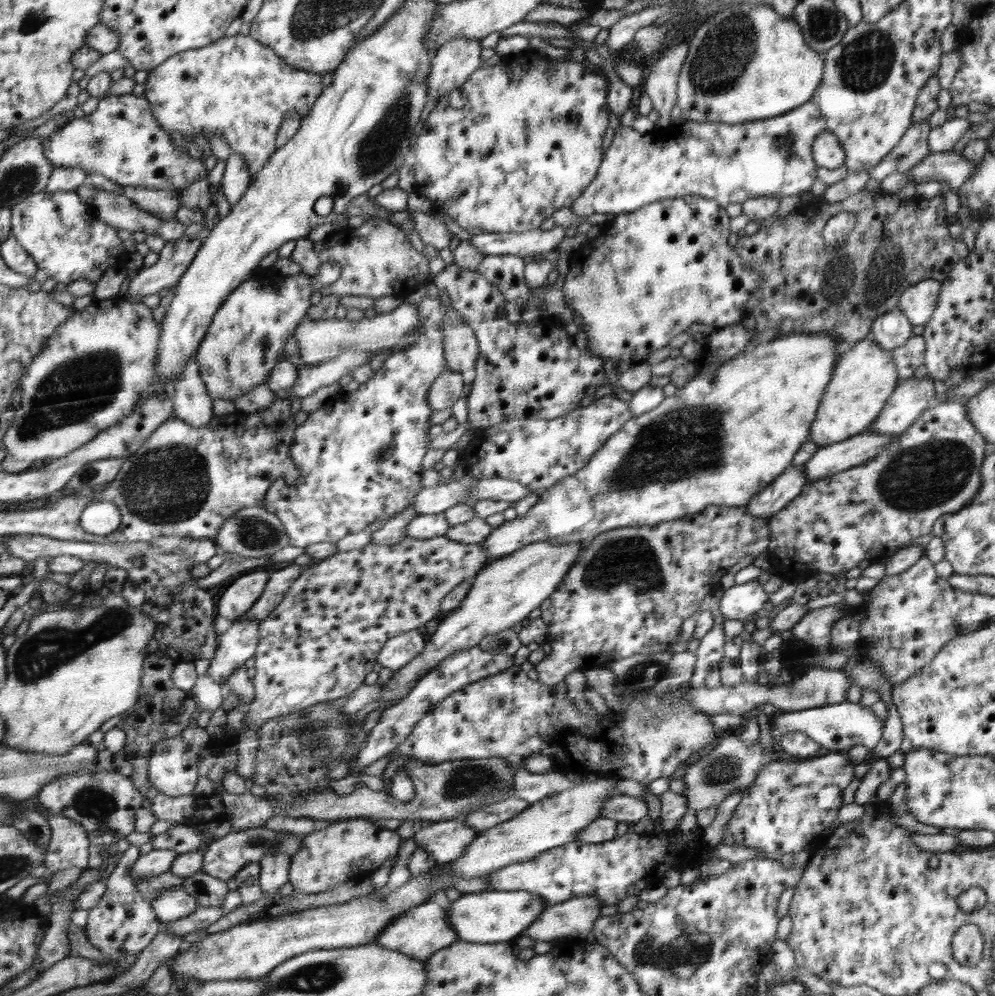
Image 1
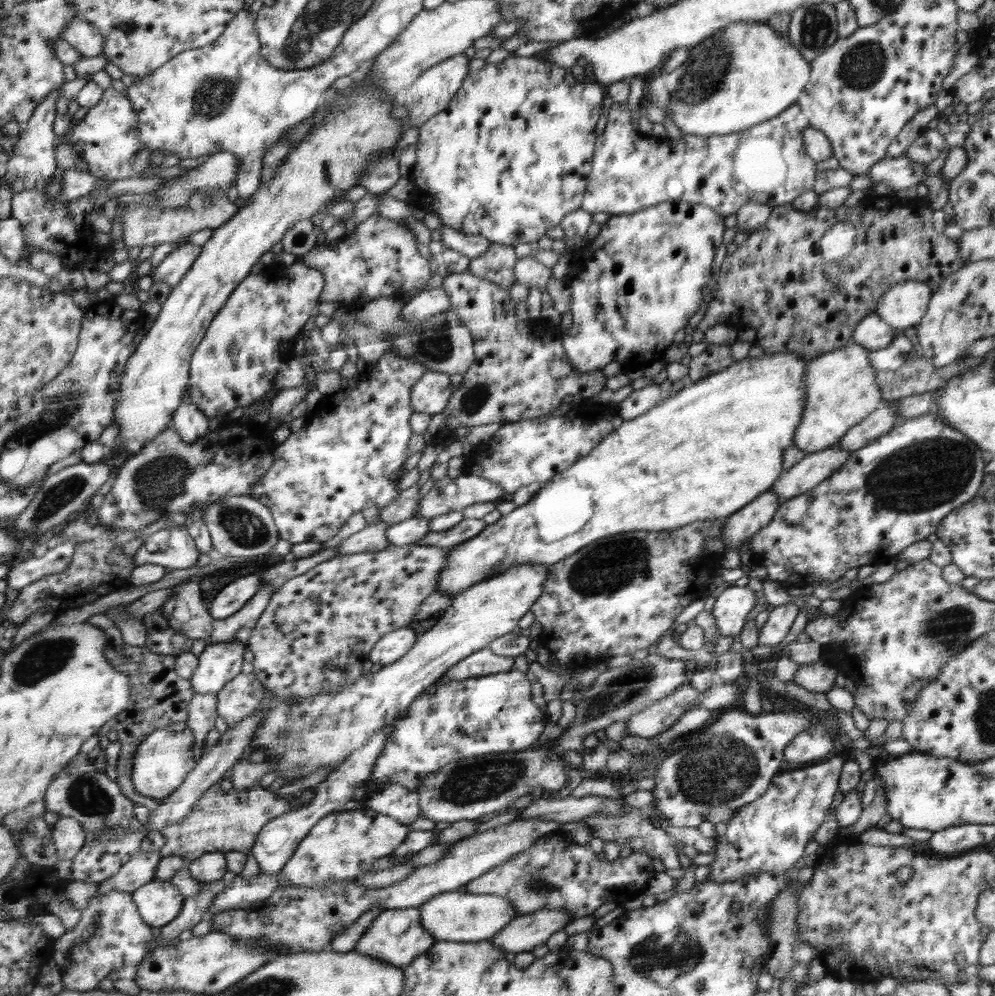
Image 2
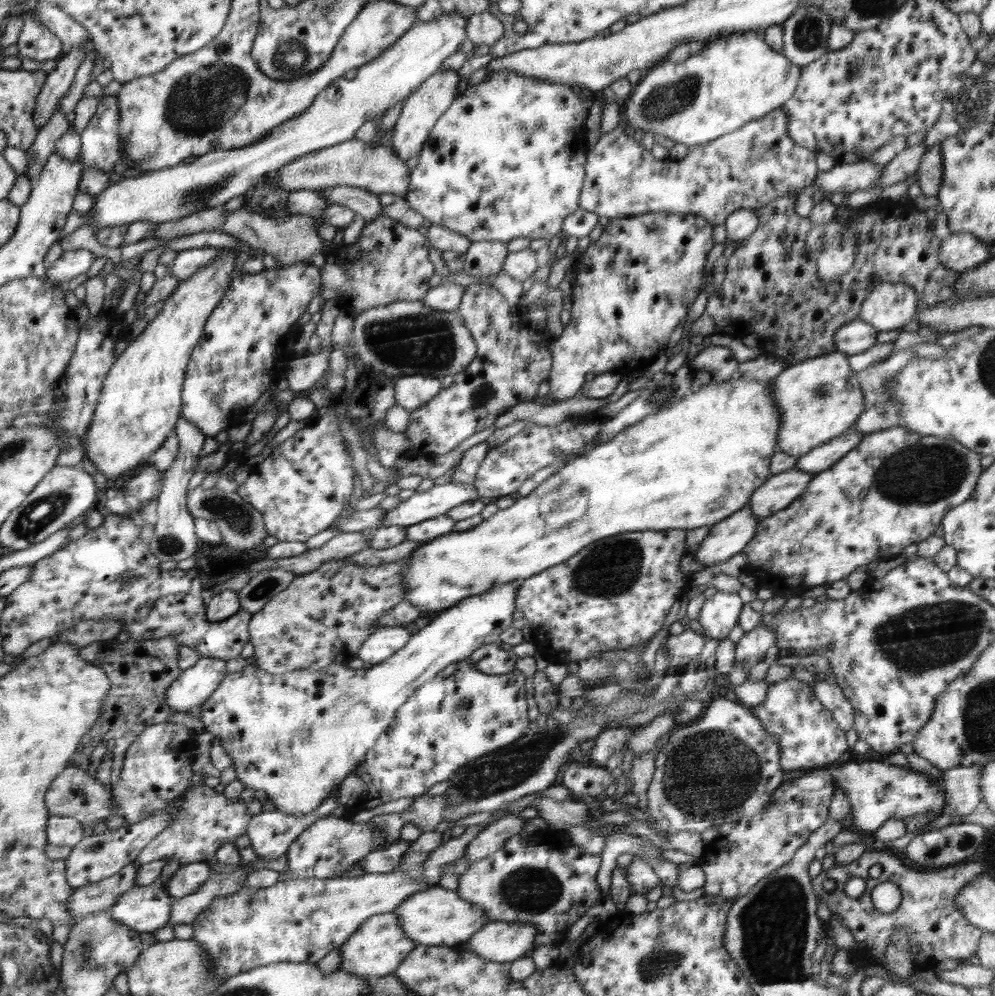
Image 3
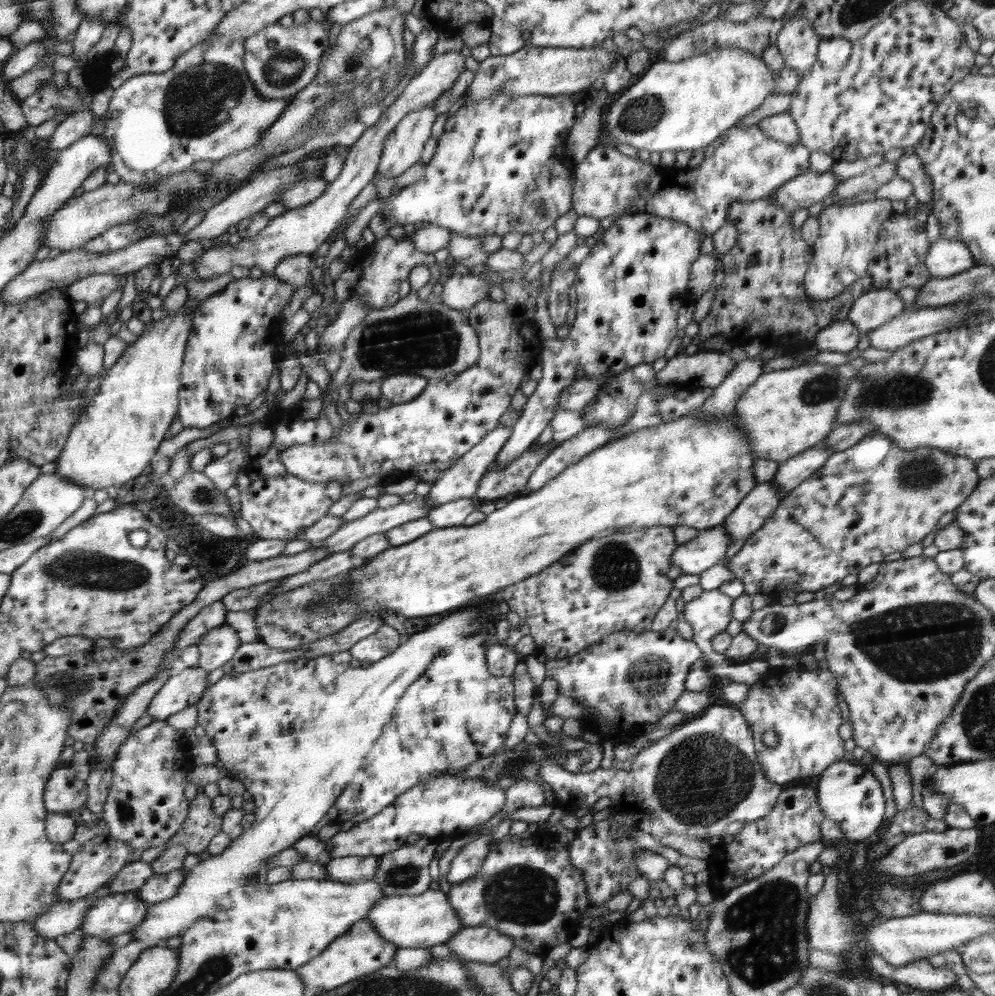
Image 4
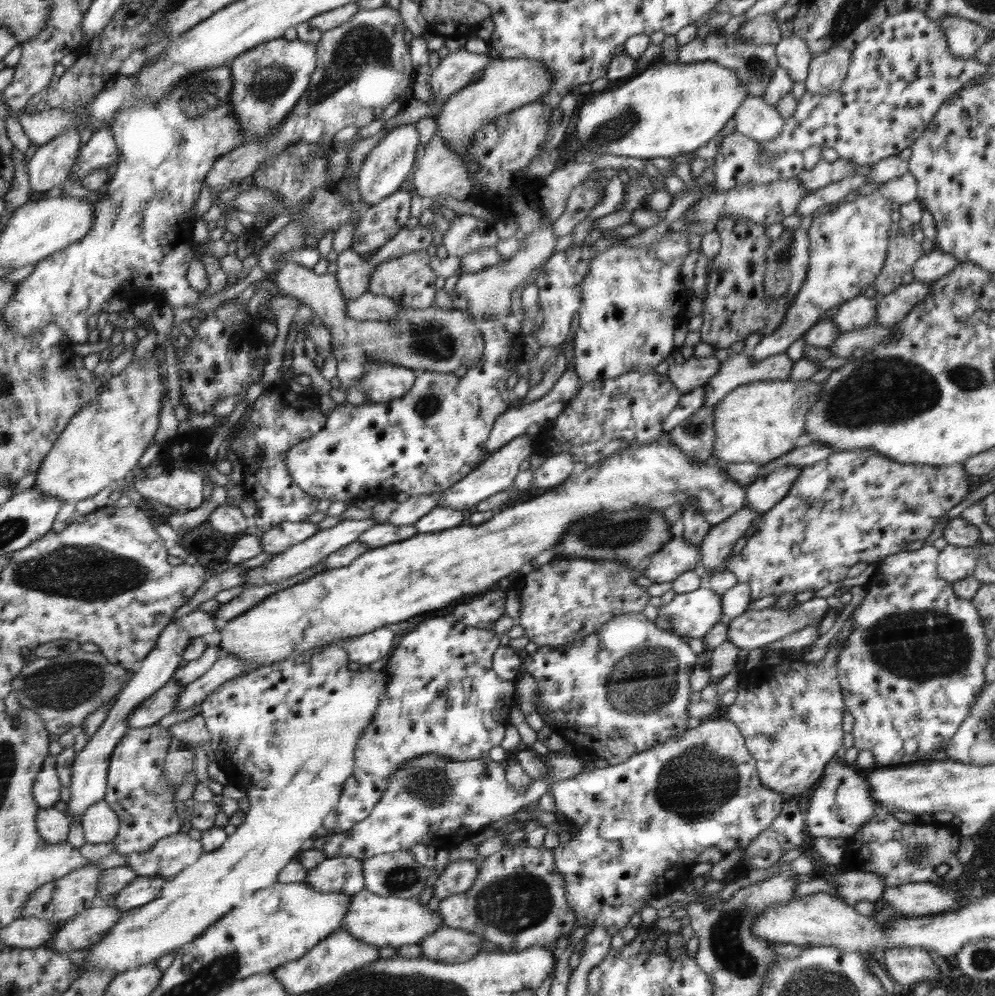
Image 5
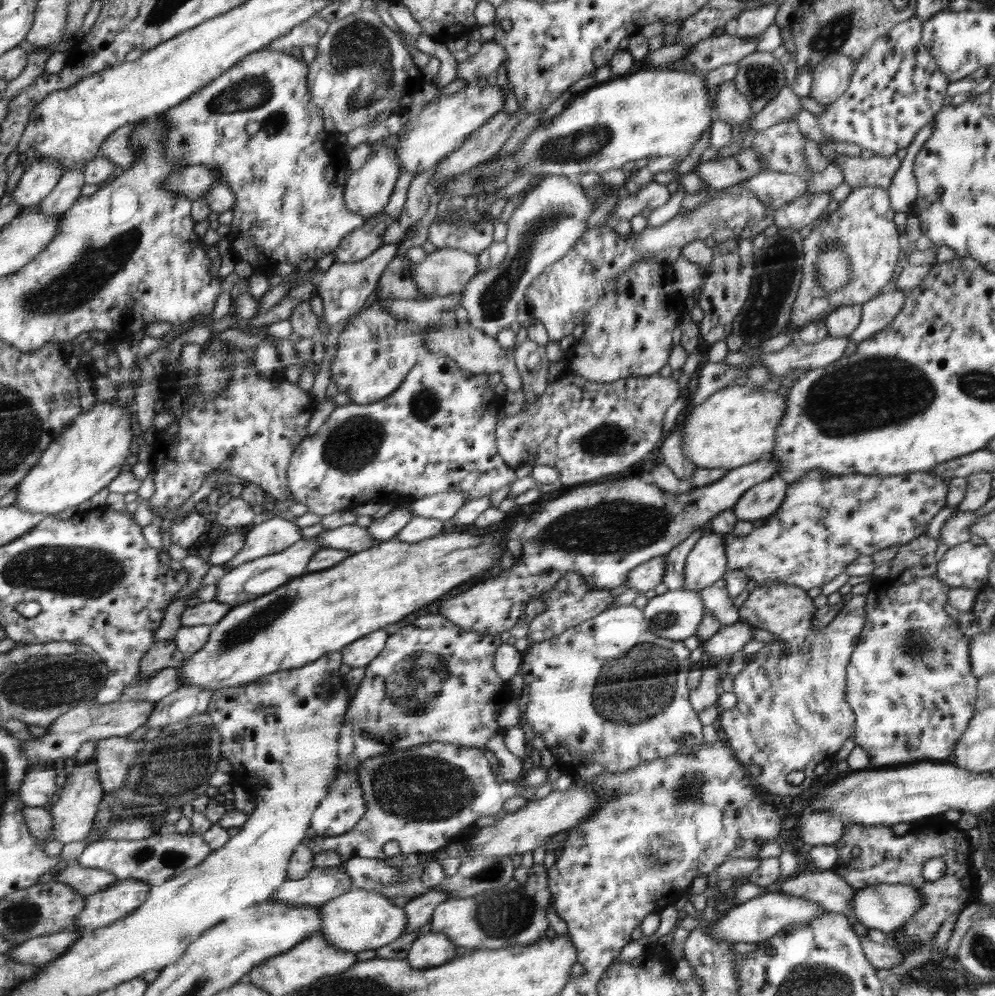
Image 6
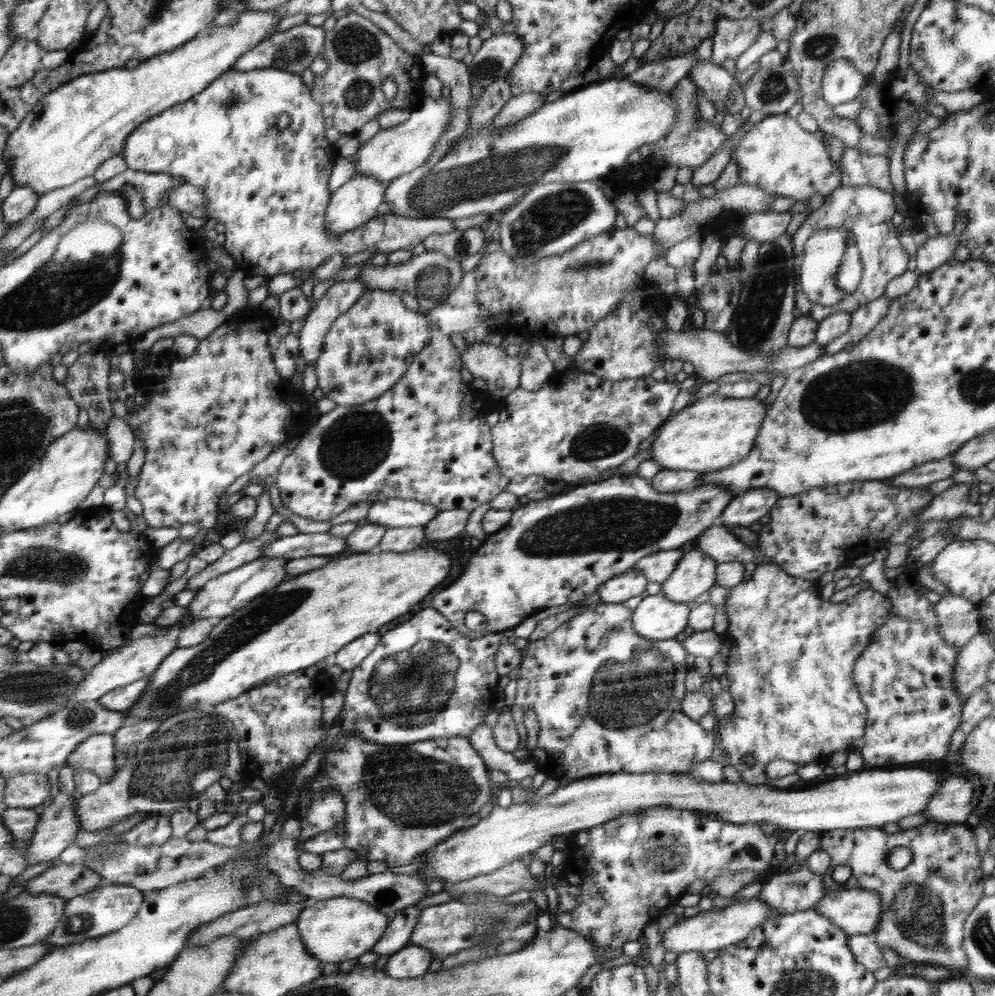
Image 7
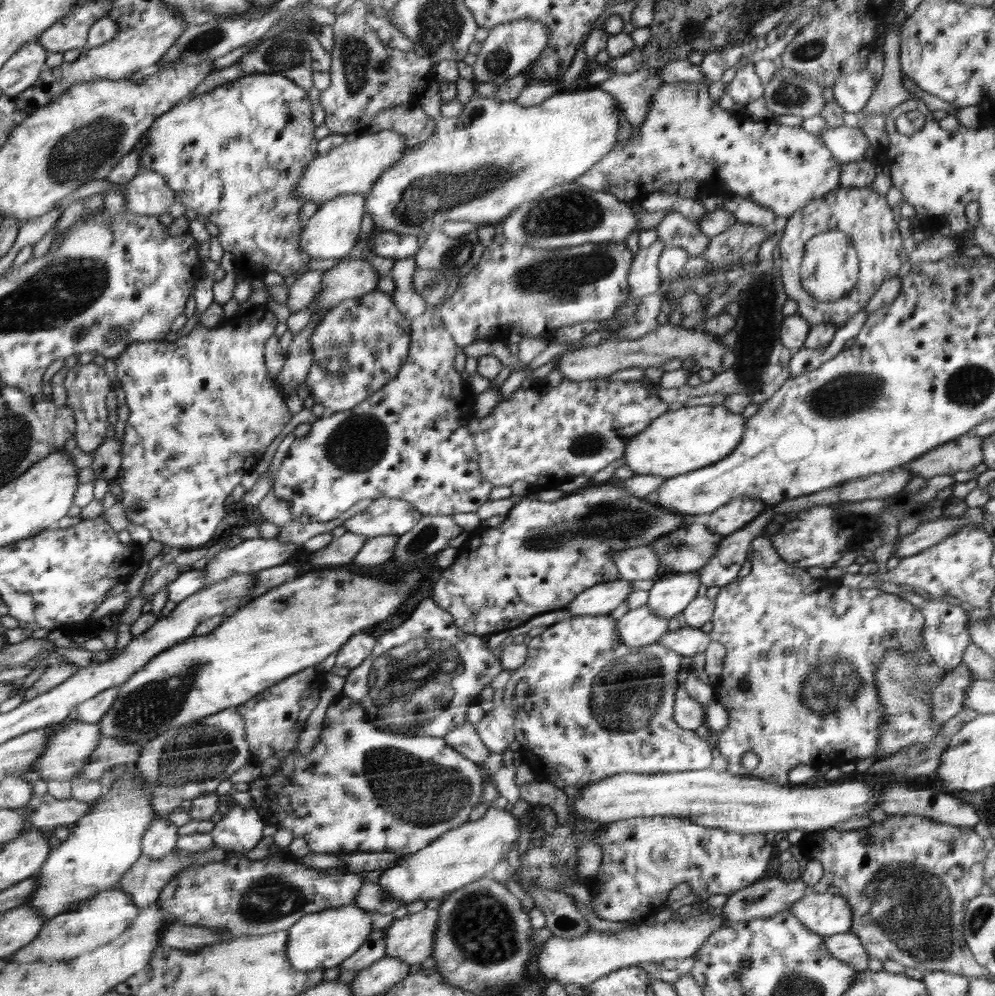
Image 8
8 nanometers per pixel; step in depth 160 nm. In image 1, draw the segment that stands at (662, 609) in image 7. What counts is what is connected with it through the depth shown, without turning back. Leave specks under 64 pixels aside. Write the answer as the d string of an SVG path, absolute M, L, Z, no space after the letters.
M757 578L723 590L719 606L725 620L743 621L767 608L769 601L763 582L764 578Z

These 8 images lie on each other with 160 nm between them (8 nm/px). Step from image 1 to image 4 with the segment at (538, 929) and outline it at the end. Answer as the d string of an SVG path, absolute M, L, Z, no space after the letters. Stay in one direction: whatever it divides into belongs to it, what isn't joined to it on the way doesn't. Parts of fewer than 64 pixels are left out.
M464 926L445 944L464 961L495 963L509 957L514 948L514 938L489 926Z

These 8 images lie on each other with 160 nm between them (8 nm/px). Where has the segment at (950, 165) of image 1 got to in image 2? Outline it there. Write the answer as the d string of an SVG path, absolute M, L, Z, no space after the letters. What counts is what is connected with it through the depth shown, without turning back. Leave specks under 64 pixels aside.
M904 156L884 157L881 161L872 165L867 172L867 176L876 184L886 183L895 192L899 193L910 186L918 186L924 178L924 168L927 163L912 162Z

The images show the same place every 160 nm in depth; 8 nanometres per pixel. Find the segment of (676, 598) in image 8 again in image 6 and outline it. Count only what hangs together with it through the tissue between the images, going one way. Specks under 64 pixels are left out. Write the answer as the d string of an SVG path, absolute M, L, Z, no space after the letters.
M710 530L688 553L684 569L684 590L701 591L727 572L725 535Z

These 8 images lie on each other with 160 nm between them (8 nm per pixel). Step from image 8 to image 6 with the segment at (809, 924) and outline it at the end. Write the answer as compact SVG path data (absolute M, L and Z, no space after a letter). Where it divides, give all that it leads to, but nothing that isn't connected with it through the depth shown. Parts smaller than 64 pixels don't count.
M884 884L864 887L853 896L852 912L854 916L865 924L865 927L878 928L884 933L898 929L906 921L910 920L923 907L923 898L916 887L904 884Z

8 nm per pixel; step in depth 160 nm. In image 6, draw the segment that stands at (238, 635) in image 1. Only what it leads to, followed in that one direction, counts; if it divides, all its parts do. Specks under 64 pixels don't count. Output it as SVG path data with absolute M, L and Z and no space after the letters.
M95 700L88 703L78 703L55 724L47 727L47 731L37 739L28 739L26 757L30 760L29 766L39 760L58 761L60 759L73 760L79 748L89 740L110 739L114 736L127 736L140 726L148 723L148 718L158 704L150 700L118 700L110 704L98 704Z

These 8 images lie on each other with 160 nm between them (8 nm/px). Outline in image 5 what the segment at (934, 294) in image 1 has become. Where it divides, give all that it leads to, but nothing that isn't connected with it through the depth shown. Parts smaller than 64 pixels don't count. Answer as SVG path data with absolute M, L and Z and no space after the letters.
M864 294L843 302L838 311L834 314L833 321L838 325L838 329L842 330L842 333L851 332L860 328L871 325L875 317L875 308L877 305L877 296L866 297Z

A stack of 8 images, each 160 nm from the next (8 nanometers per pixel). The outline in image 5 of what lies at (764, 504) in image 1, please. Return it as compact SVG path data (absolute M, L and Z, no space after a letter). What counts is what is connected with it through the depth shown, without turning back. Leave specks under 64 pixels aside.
M672 537L659 551L656 551L643 572L653 584L670 582L688 569L699 566L700 549L698 544L687 542L683 537Z

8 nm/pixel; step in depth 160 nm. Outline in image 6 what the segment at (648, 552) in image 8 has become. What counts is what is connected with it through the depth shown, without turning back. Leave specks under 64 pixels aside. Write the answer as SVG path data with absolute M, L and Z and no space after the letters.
M709 522L709 524L705 524L703 528L691 532L684 542L681 542L678 546L672 548L670 552L665 554L667 559L665 560L665 573L662 582L666 584L670 591L683 588L686 557L692 548L694 548L698 539L710 530L711 526Z

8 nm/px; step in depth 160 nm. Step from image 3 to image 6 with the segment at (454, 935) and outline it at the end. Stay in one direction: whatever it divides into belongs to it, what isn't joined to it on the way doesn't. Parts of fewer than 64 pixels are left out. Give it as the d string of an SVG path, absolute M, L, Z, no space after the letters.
M354 888L321 905L323 936L332 942L336 949L359 953L387 947L404 935L407 928L406 909L398 907L386 896L374 891Z

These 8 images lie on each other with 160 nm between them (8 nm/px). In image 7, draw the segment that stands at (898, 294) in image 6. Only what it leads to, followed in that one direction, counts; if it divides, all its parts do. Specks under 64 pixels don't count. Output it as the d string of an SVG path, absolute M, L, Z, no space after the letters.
M882 295L851 313L850 328L842 336L838 336L837 340L832 340L830 344L826 345L823 358L844 351L848 343L854 342L856 344L868 332L872 332L872 328L876 328L878 322L886 316L891 302L892 300L887 296Z

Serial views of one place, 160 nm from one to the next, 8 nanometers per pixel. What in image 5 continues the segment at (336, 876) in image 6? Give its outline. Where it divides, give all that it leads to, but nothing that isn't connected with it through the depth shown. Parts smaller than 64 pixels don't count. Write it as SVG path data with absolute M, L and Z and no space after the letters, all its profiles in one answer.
M334 857L308 869L303 881L316 892L344 892L354 894L364 889L363 859Z

